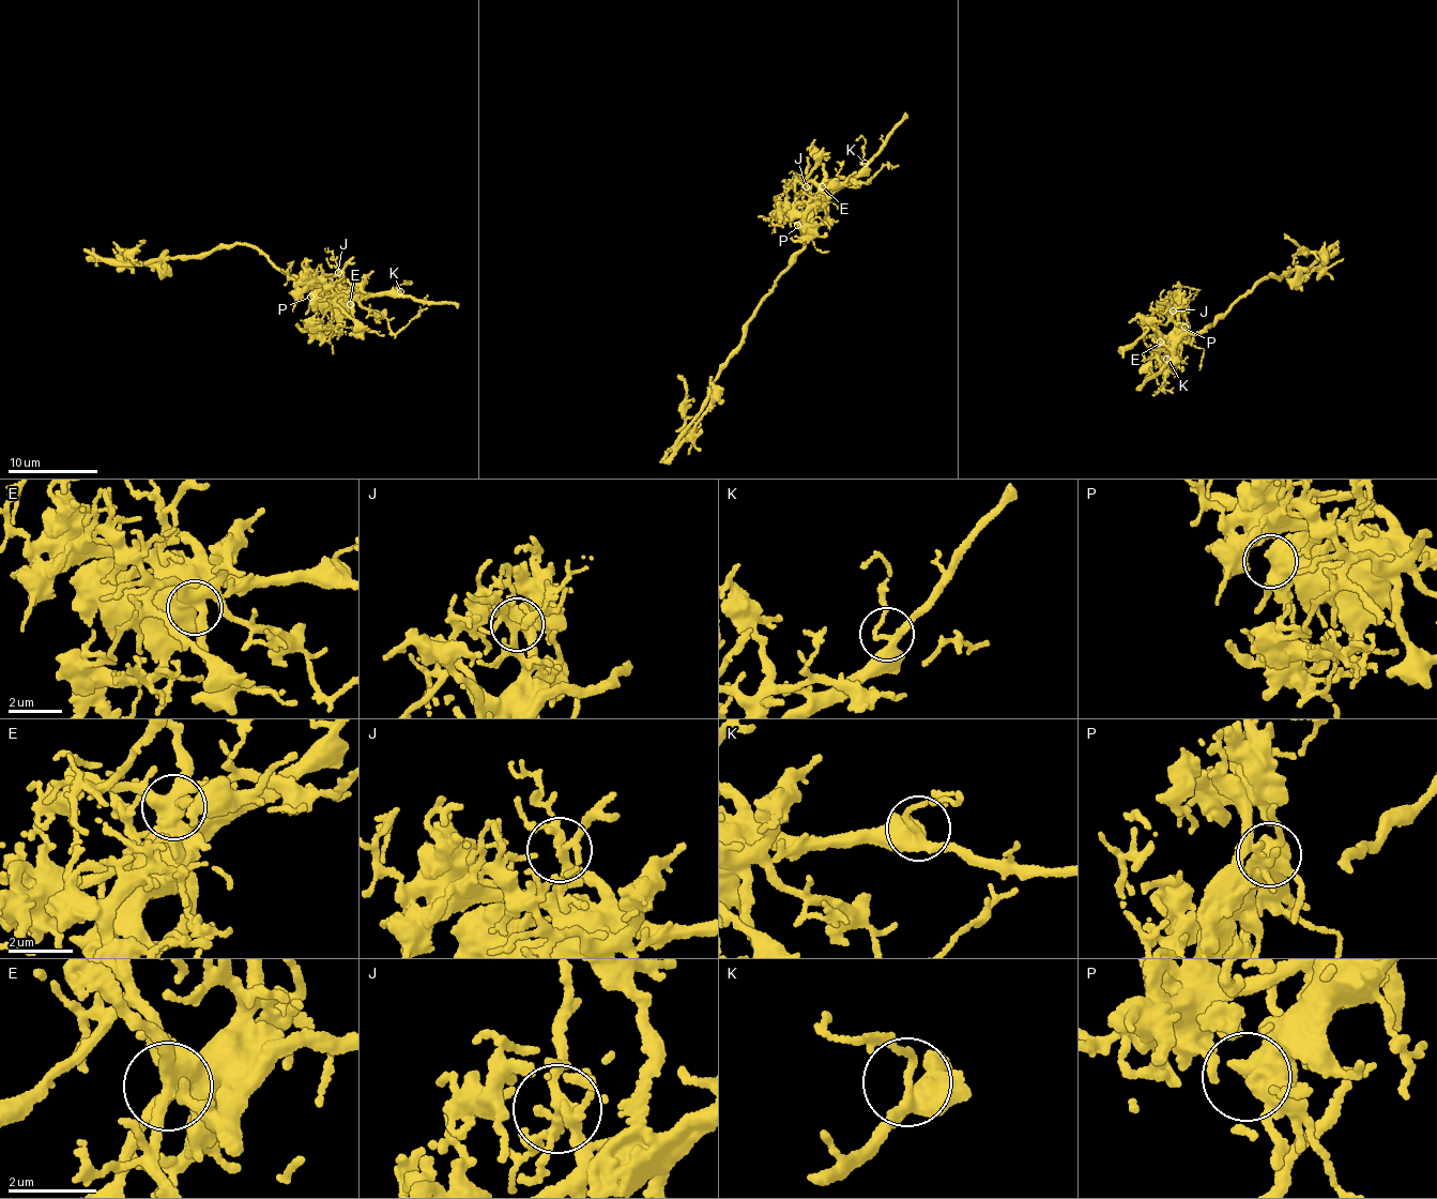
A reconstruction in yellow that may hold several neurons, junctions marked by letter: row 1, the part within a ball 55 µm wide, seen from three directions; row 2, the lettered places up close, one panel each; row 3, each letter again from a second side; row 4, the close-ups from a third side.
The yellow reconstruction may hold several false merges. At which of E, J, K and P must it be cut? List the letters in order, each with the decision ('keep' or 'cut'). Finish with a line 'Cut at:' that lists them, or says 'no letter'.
E: keep
J: keep
K: keep
P: keep
Cut at: no letter

